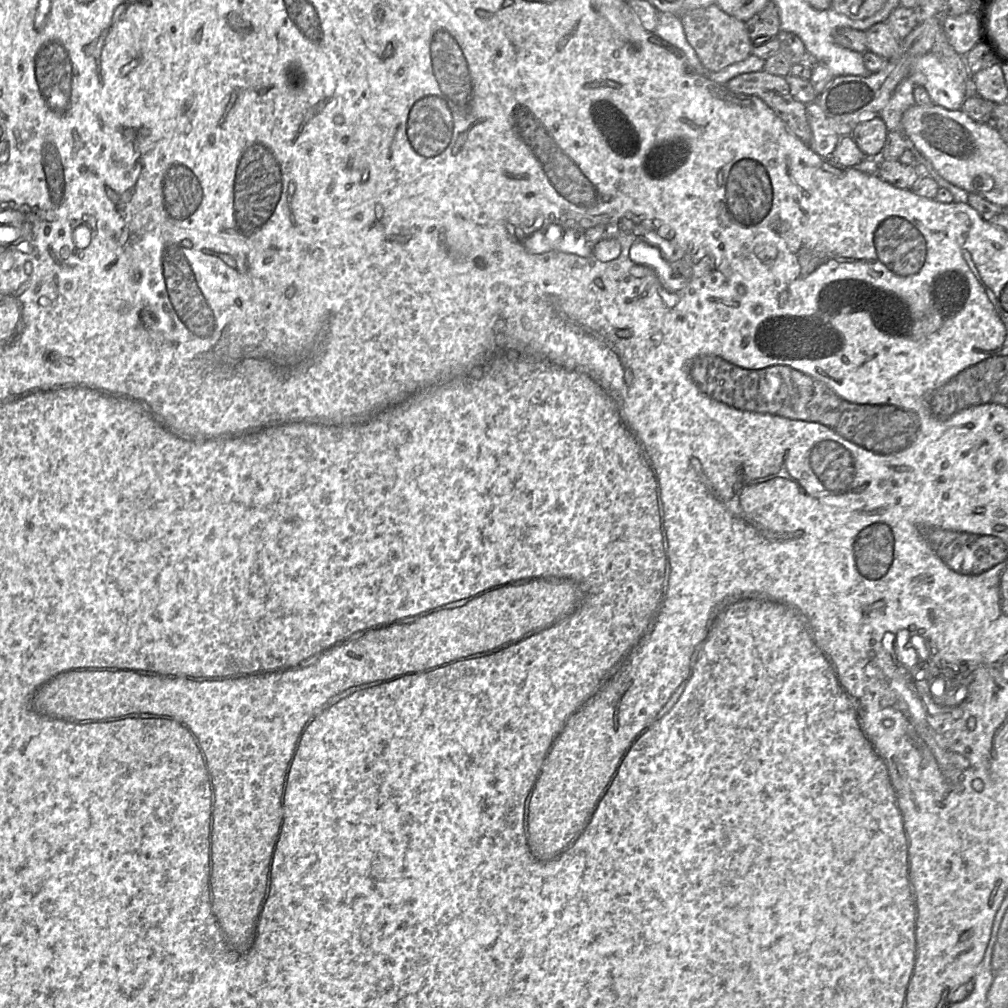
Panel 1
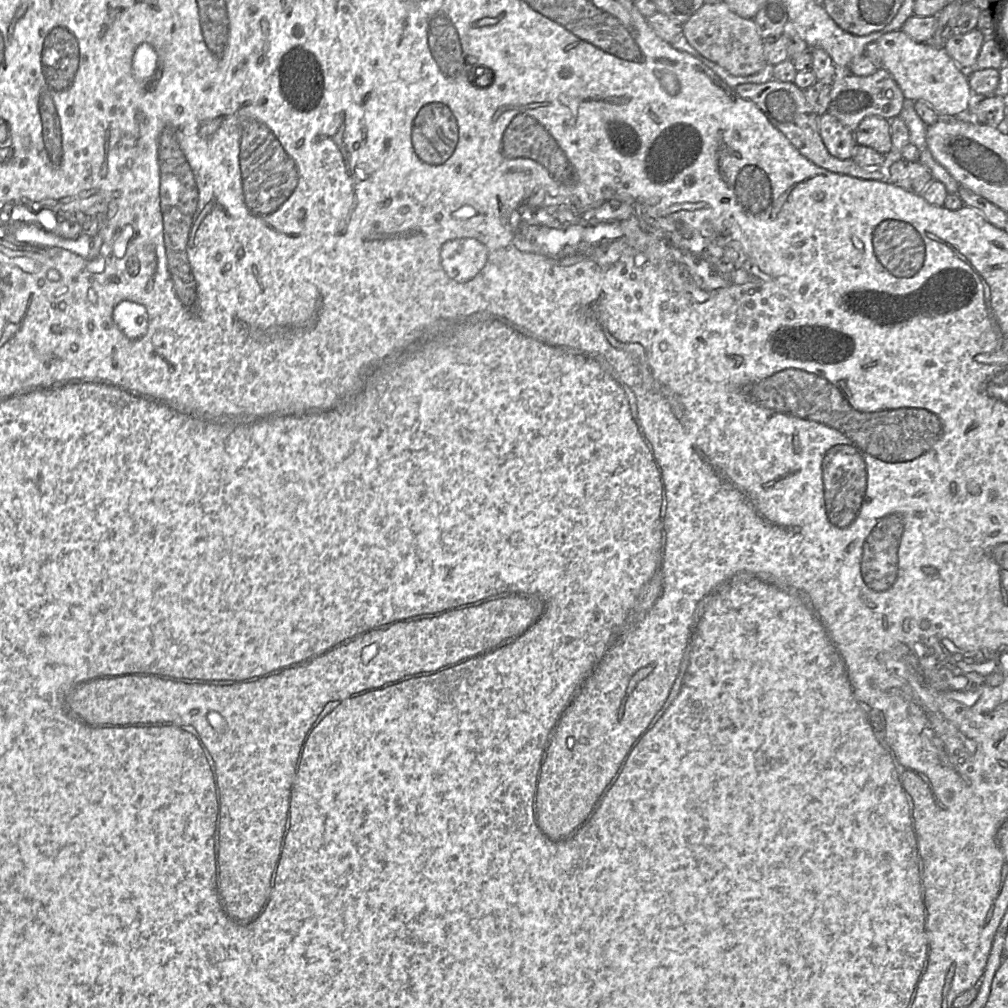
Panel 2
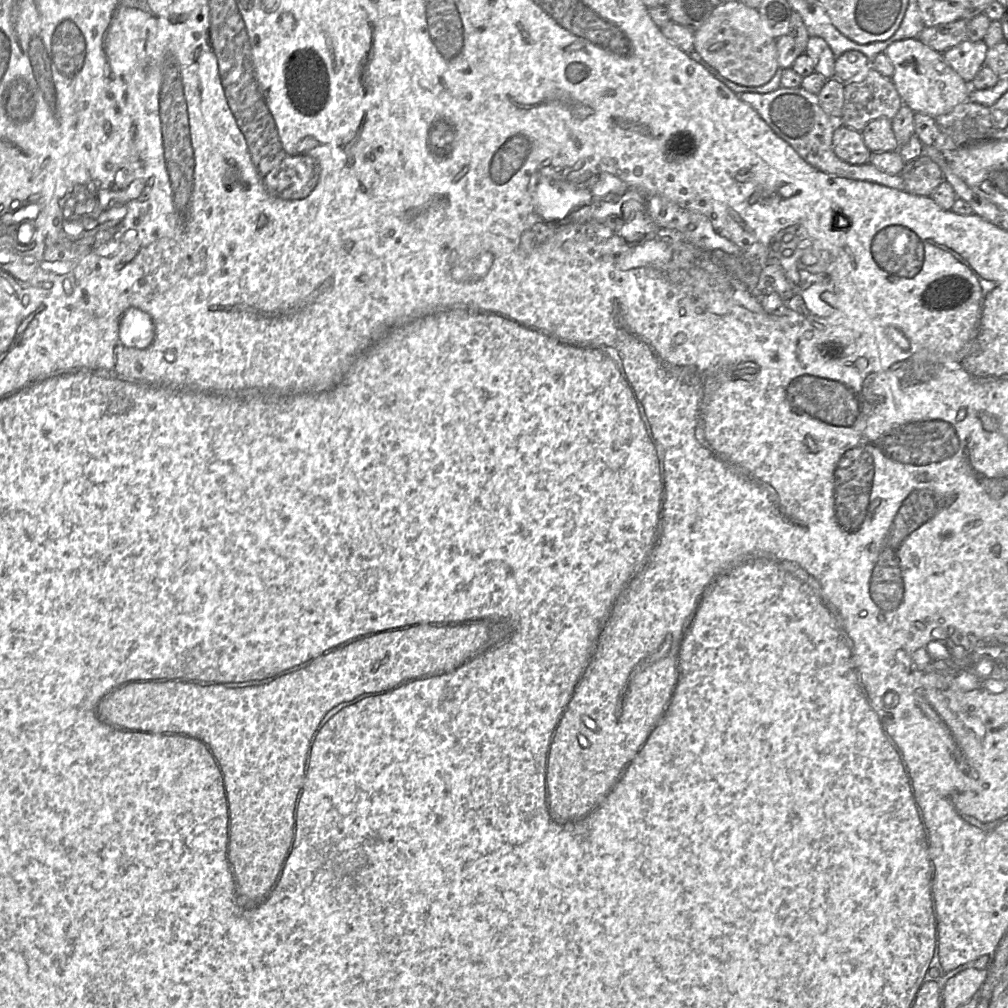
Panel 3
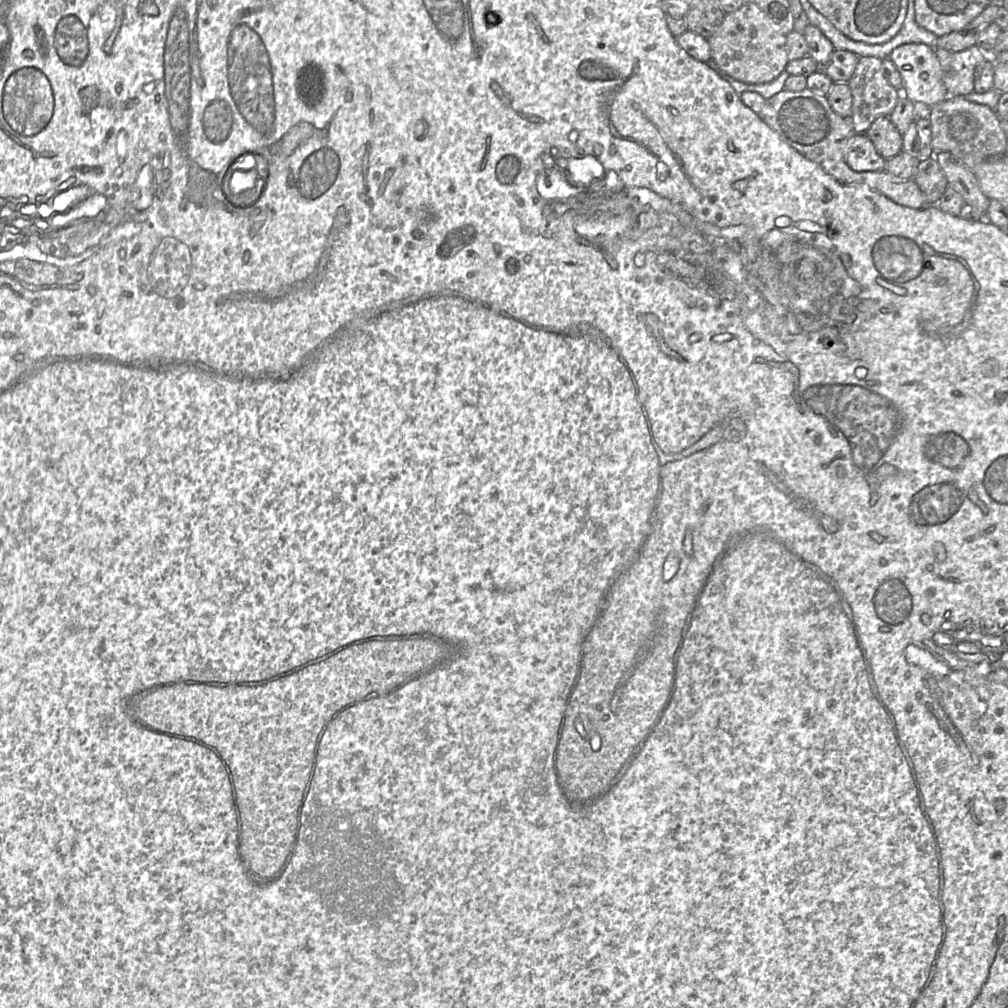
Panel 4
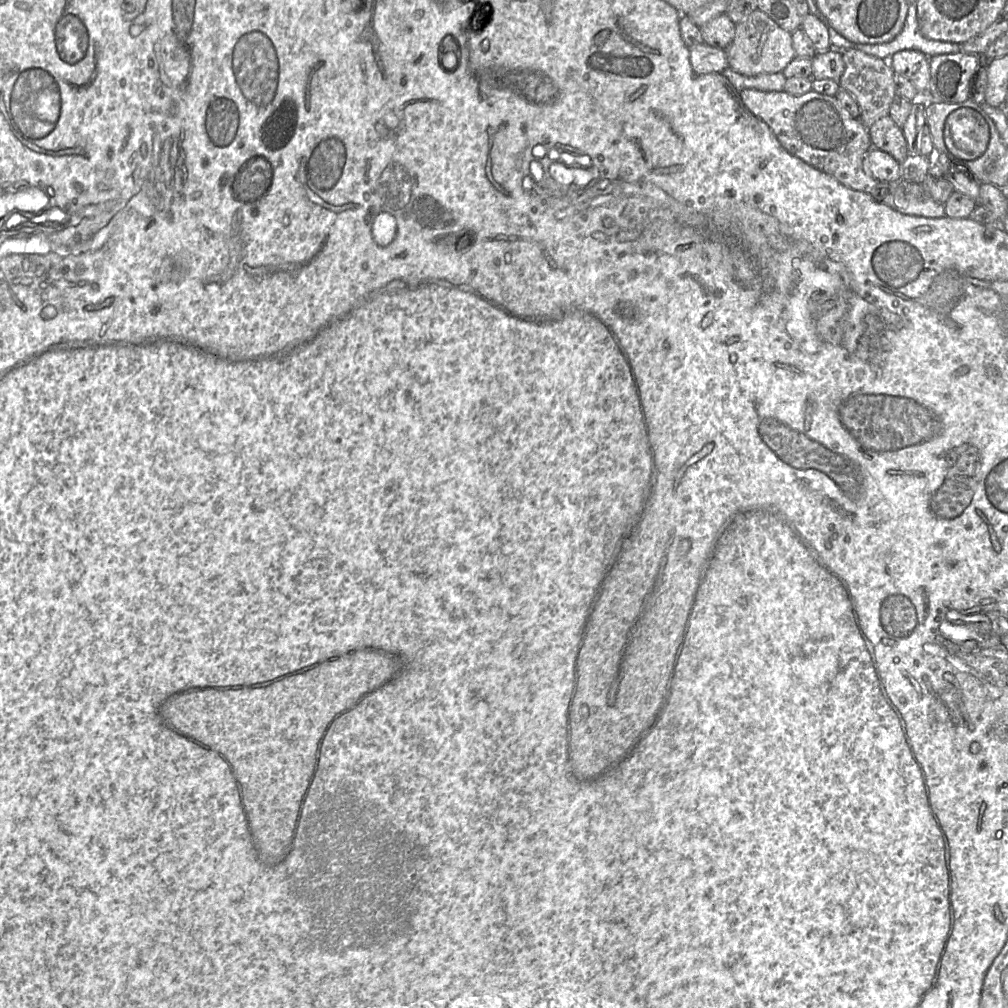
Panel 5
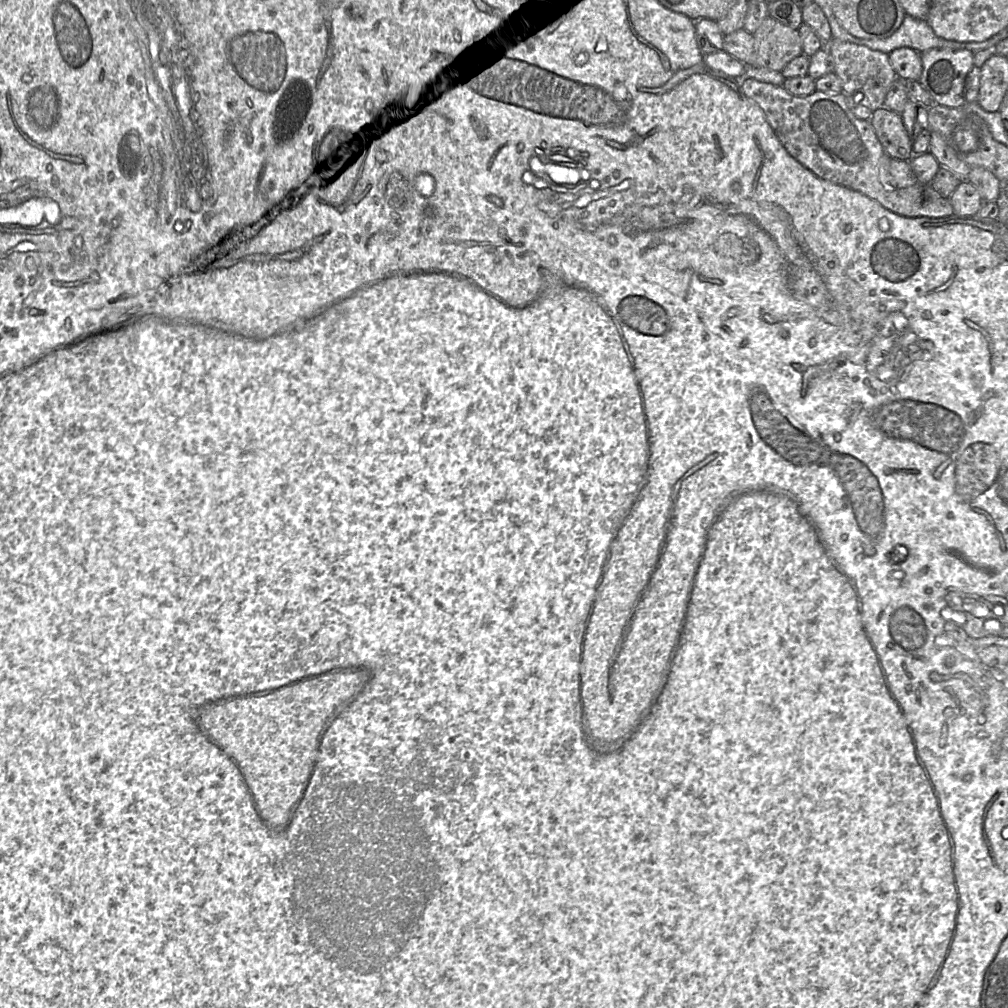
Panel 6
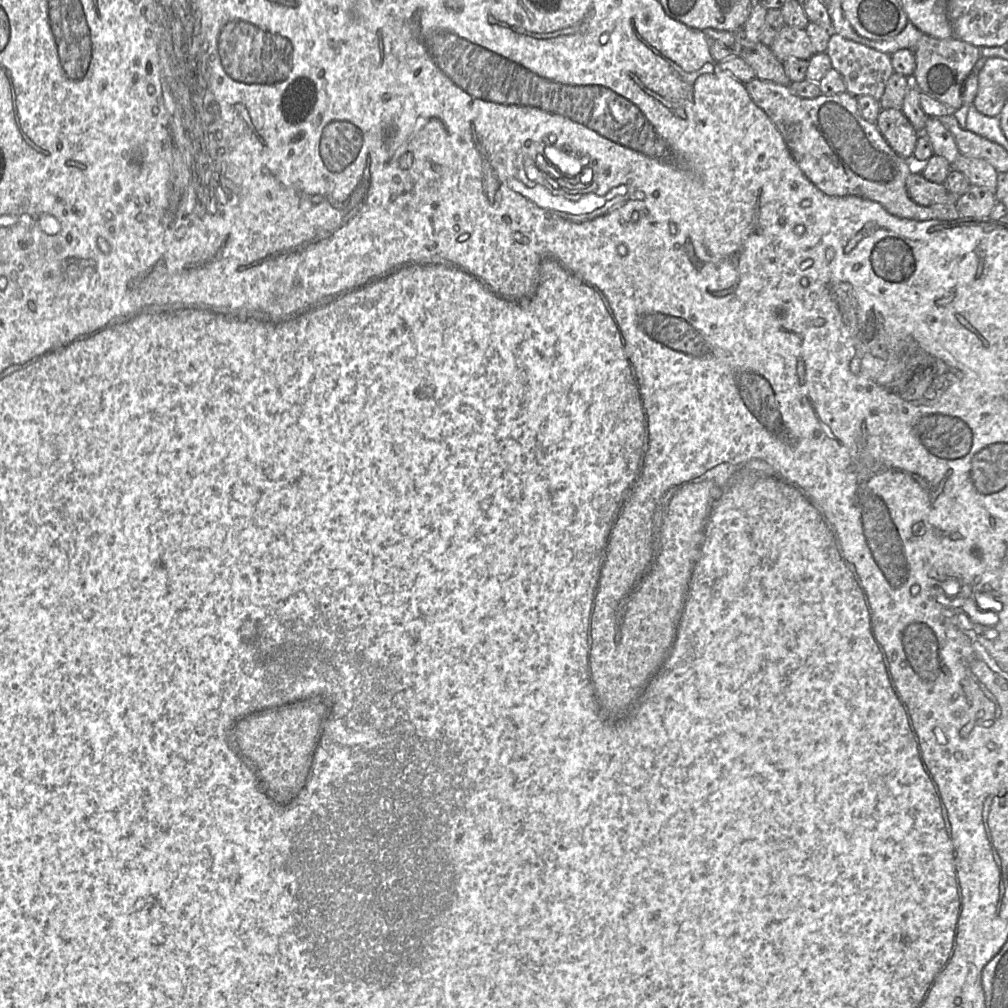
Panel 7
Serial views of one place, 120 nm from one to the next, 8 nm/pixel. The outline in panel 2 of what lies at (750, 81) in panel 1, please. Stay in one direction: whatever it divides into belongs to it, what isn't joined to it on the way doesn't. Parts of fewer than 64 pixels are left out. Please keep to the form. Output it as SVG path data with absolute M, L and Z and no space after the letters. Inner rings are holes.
M772 79L761 84L746 83L734 88L741 98L755 103L770 123L793 144L793 146L815 165L835 172L865 180L887 181L885 167L864 168L851 159L841 160L832 156L825 147L819 132L819 116L808 104L803 90L793 82L780 82Z

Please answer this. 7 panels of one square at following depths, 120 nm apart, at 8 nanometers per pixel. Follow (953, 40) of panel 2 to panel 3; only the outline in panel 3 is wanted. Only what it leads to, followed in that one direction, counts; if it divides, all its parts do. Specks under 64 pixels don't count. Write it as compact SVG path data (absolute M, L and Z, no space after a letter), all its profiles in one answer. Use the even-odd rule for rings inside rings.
M965 40L943 52L943 57L948 65L970 84L985 64L987 50L988 47L983 40Z

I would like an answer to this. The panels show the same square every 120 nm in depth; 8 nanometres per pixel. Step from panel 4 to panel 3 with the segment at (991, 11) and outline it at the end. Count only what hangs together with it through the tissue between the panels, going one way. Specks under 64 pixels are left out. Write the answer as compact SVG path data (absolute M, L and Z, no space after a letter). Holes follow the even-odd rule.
M970 19L924 27L918 39L937 52L943 53L949 48L966 40L967 24Z

